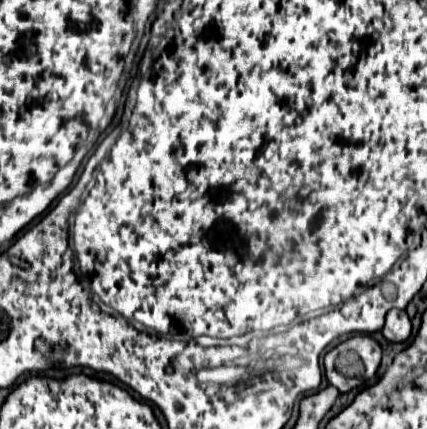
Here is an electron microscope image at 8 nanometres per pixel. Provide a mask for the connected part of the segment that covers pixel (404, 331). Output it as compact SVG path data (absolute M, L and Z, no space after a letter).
M397 308L389 310L385 326L383 326L381 332L389 342L405 342L411 334L411 320L409 320L407 312L397 310Z

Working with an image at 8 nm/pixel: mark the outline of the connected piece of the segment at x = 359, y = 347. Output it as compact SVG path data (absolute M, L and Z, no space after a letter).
M353 336L323 358L325 376L339 392L349 392L371 380L381 362L381 346L371 336Z

